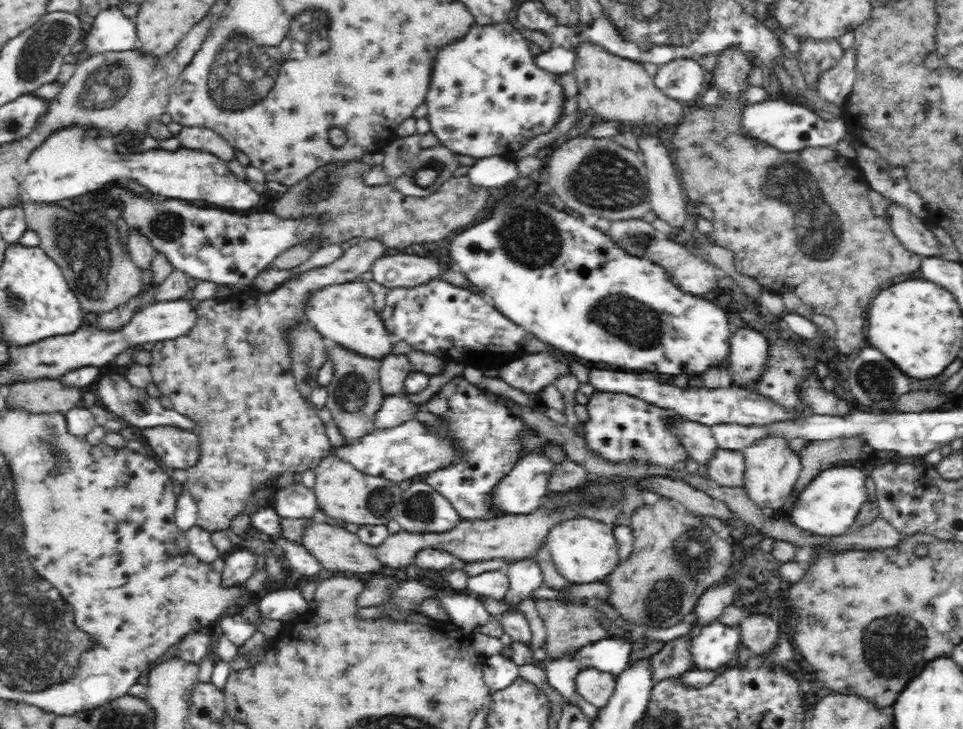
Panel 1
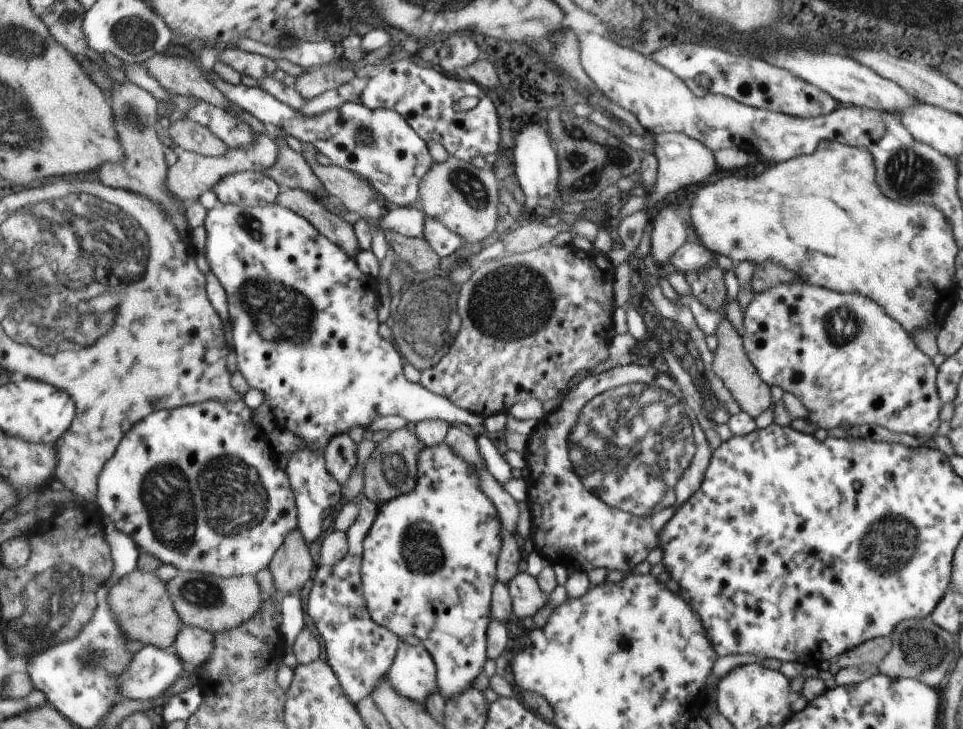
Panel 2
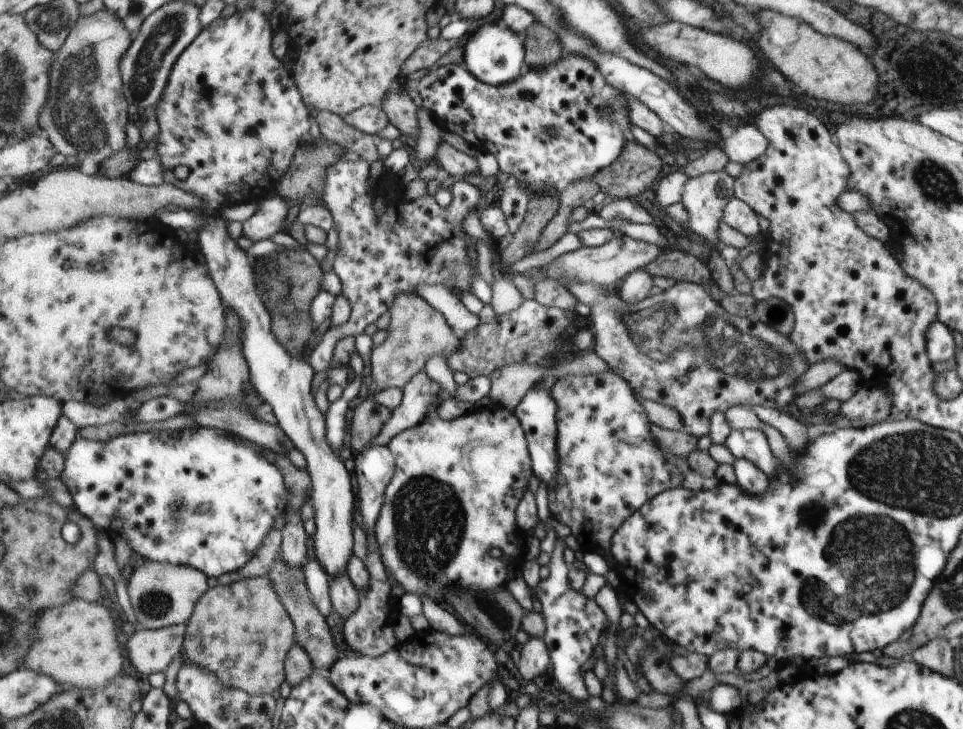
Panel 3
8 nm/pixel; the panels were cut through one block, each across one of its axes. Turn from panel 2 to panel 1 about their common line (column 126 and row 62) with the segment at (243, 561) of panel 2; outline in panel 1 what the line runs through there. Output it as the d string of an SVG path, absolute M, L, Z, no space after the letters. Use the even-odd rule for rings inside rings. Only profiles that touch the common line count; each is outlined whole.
M510 23L498 24L497 27L478 27L475 25L474 30L459 41L452 48L442 52L441 59L437 62L437 68L434 69L432 87L428 91L426 100L429 107L427 118L430 122L431 132L440 139L442 146L457 154L458 157L461 154L475 159L494 155L504 156L507 152L519 151L529 140L550 131L550 128L553 128L559 122L561 105L565 98L561 94L561 87L557 82L557 77L545 73L534 65L534 57L527 47L527 39L522 37Z

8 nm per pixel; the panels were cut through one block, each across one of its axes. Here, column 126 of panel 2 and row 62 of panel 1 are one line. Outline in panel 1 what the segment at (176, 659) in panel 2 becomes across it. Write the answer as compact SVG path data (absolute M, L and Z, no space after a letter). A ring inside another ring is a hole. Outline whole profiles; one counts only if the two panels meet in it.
M674 60L672 64L659 66L655 76L655 85L666 97L684 103L690 107L698 104L698 98L710 84L710 75L694 60Z

